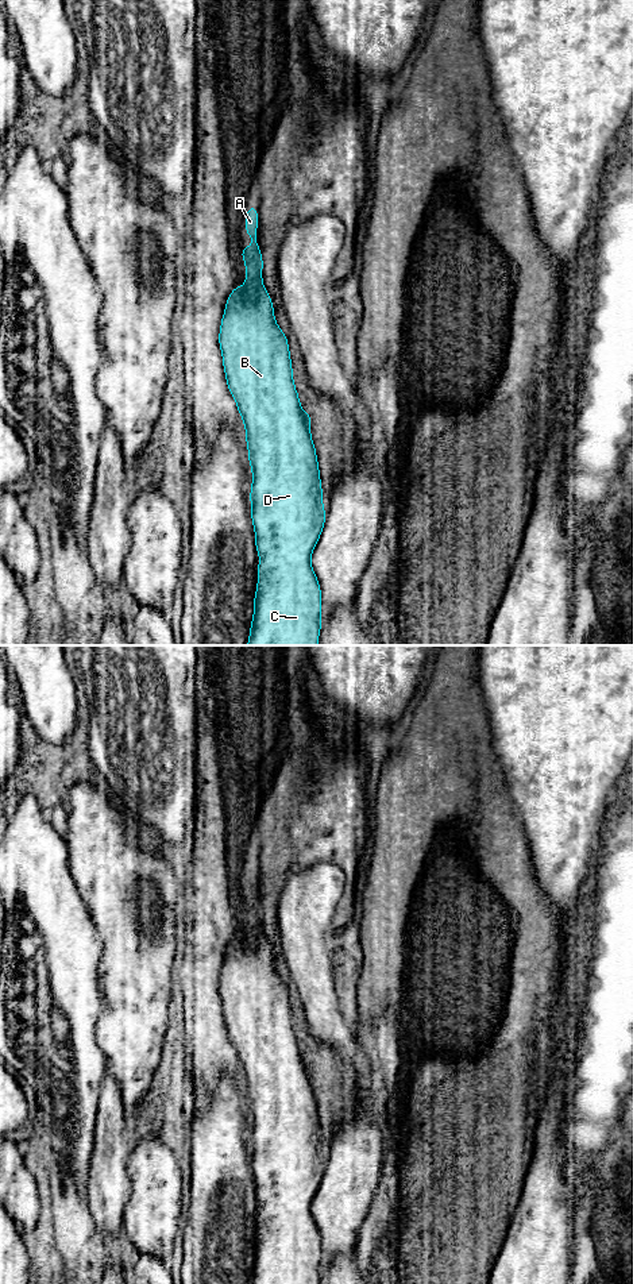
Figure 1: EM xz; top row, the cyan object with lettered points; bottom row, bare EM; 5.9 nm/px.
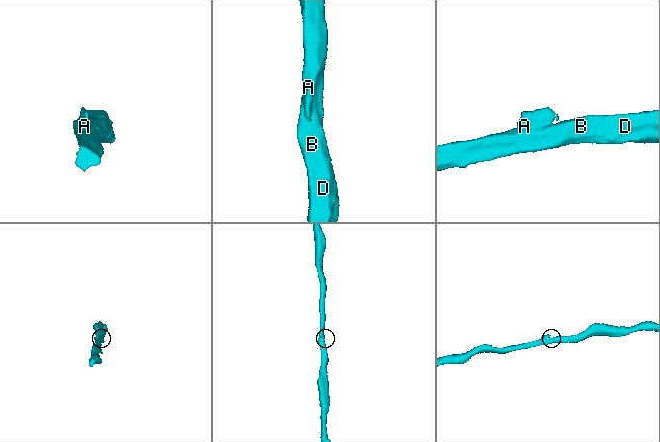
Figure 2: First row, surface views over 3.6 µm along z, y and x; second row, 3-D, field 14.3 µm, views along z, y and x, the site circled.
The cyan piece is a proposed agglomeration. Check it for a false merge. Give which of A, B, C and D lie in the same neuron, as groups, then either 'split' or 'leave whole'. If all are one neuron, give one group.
A / B C D; split

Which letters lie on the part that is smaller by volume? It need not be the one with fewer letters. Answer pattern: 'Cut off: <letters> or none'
Cut off: A

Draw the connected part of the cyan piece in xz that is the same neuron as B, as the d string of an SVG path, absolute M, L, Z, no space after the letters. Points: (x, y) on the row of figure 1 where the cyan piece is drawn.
M256 244L252 261L246 262L244 286L240 289L235 282L233 290L227 298L219 332L227 386L246 427L248 462L252 470L250 501L259 566L247 645L319 645L321 589L310 559L321 536L327 510L323 506L317 454L310 436L312 416L301 408L293 381L287 338L277 325L273 301L262 281L262 269L260 246Z

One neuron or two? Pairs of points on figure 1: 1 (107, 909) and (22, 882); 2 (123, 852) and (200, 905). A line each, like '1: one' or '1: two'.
1: two
2: two

